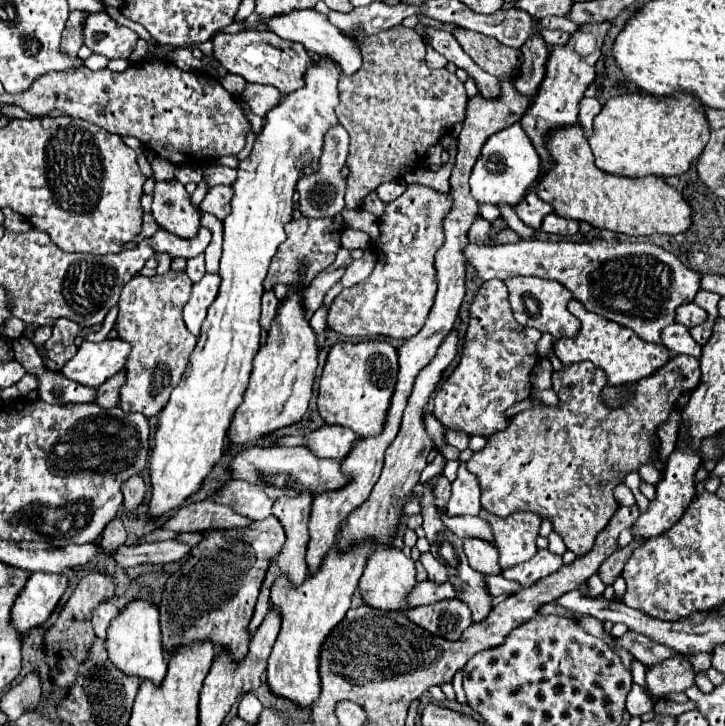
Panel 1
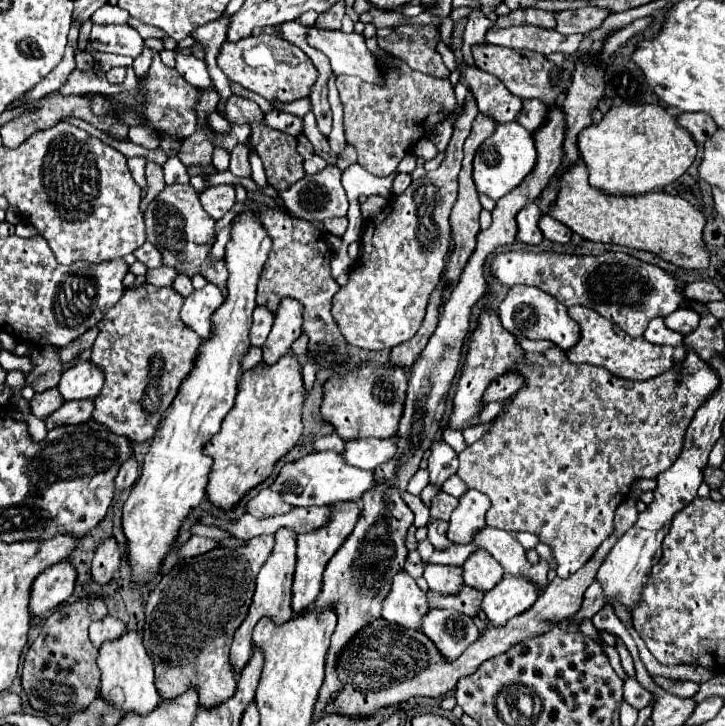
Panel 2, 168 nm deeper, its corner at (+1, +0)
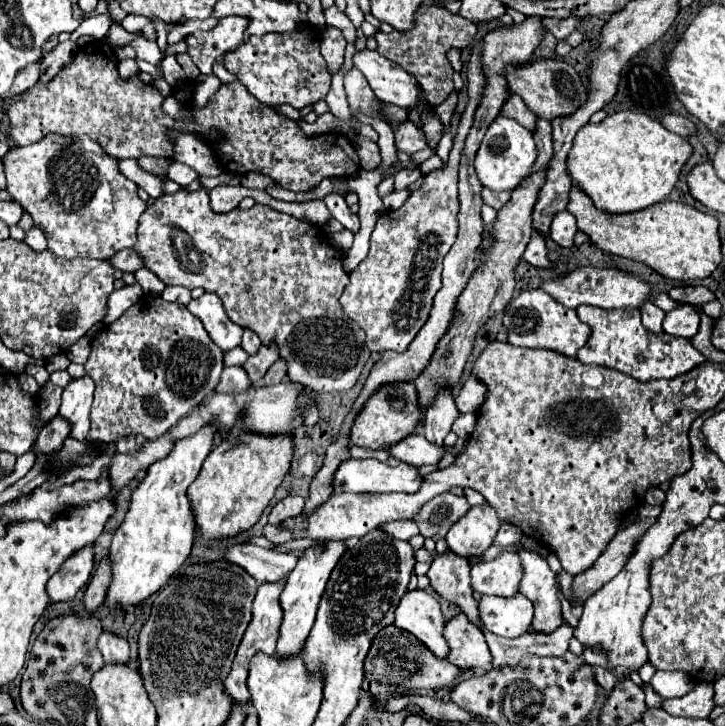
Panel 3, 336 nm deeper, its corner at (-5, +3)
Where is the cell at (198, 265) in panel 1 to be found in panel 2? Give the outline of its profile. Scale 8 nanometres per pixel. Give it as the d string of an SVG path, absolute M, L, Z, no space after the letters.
M179 274L179 276L175 278L175 282L171 284L171 288L173 288L175 292L179 292L183 298L187 298L187 296L193 292L193 286L191 286L191 280L189 280L187 274Z

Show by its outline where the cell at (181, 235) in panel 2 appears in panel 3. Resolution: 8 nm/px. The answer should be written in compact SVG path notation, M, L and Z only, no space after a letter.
M181 187L173 195L161 195L145 209L137 237L135 249L143 253L145 267L167 285L187 285L187 289L203 287L205 291L217 293L223 299L227 315L237 325L259 333L263 345L277 341L281 357L289 363L287 375L291 381L303 383L315 393L323 393L351 389L359 379L371 351L365 345L363 329L359 329L339 305L349 275L343 269L343 253L331 245L321 227L299 221L267 205L253 205L247 211L235 209L229 213L215 213L209 207L205 189L187 191L187 187Z

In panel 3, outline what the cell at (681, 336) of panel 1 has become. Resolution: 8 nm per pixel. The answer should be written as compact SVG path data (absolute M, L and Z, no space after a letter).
M653 303L651 305L643 305L641 311L641 321L643 321L643 327L651 333L663 333L663 317L665 317L665 311L661 311L659 307L655 307Z

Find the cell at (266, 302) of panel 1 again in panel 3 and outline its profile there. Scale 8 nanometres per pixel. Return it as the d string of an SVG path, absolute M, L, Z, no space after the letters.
M245 329L245 333L243 333L243 341L241 341L241 347L243 347L249 355L255 355L255 353L259 351L259 347L261 347L261 339L259 339L259 335L253 333L251 329Z

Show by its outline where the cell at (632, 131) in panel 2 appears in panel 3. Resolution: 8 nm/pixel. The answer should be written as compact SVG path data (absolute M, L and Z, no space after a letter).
M617 111L607 115L601 123L585 125L579 129L573 149L569 153L569 175L577 187L581 187L595 203L597 209L609 213L631 213L645 209L653 203L667 199L671 189L675 187L681 169L693 155L693 147L679 135L667 131L657 119L635 113L635 111Z

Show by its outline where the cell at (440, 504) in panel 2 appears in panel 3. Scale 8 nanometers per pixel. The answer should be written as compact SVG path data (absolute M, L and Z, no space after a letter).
M441 493L439 497L433 497L427 505L423 505L421 513L417 513L413 519L419 525L419 533L423 537L431 539L443 539L453 523L457 523L467 511L469 503L465 497L457 497L451 493Z

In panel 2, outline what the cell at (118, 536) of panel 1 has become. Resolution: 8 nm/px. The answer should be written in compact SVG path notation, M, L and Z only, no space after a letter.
M107 538L95 552L91 562L91 578L95 584L109 584L113 574L119 570L121 552L115 538Z

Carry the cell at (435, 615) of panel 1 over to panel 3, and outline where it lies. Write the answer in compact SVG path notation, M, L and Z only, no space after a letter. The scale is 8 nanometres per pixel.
M463 613L449 619L443 627L443 637L449 645L447 661L467 669L491 669L491 653L483 631L473 625Z

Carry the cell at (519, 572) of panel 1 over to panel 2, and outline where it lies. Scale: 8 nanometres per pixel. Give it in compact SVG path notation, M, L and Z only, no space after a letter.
M507 574L491 592L485 594L481 610L493 626L503 626L513 616L529 610L537 600L537 584L523 576Z

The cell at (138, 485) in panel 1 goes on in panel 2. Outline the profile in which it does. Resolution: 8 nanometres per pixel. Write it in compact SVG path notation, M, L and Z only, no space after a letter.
M131 454L129 460L125 460L125 464L121 464L119 474L115 478L115 486L117 486L117 490L127 490L133 486L135 480L137 480L137 460Z

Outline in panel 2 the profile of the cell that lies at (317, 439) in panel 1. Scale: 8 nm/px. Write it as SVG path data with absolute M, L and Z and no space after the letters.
M359 438L359 440L345 442L343 456L345 456L347 464L351 464L351 466L375 470L377 466L389 462L395 452L397 452L397 446L395 446L393 438L387 438L387 440Z

